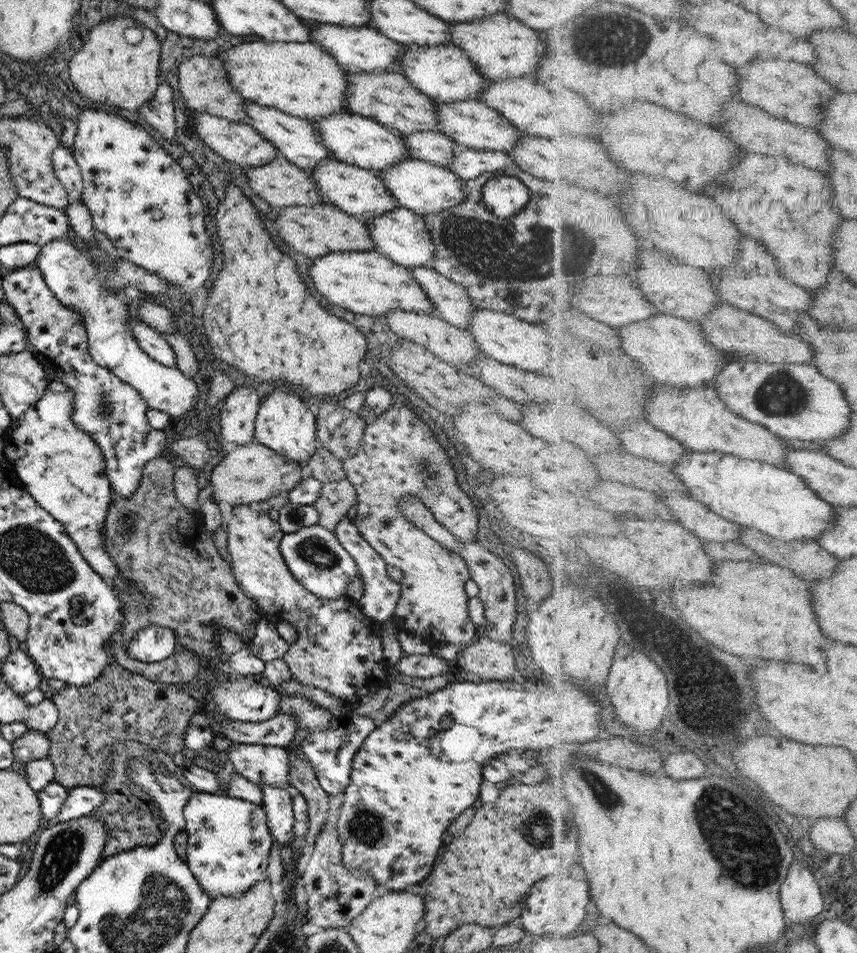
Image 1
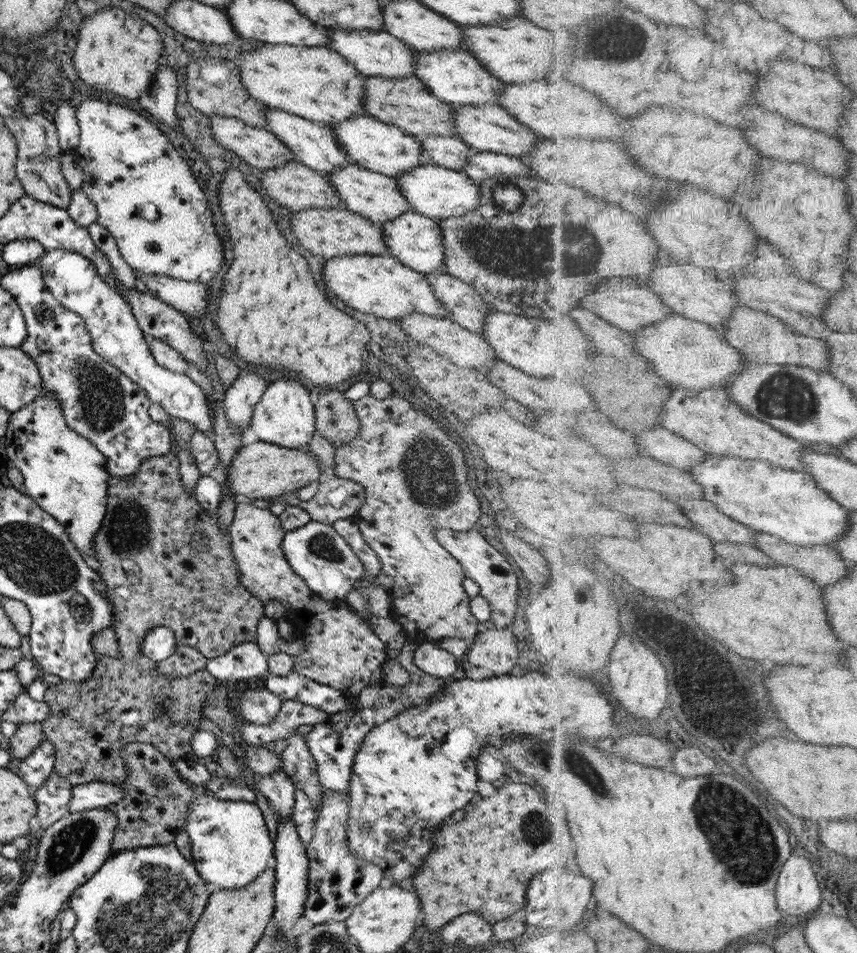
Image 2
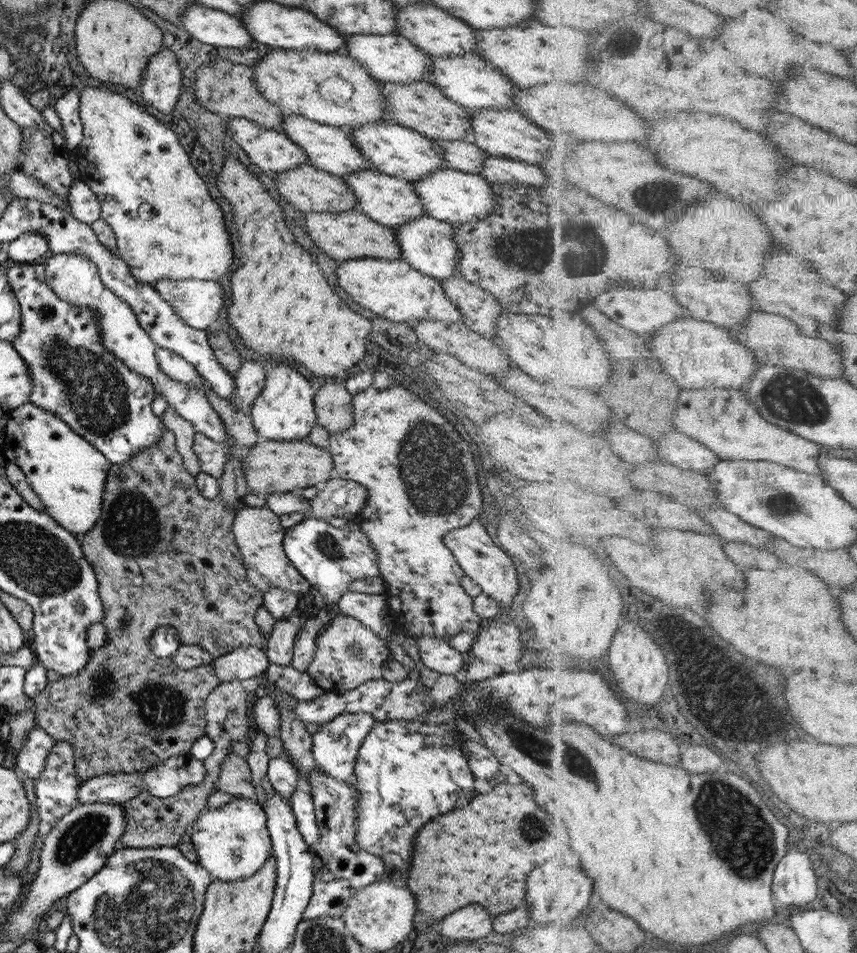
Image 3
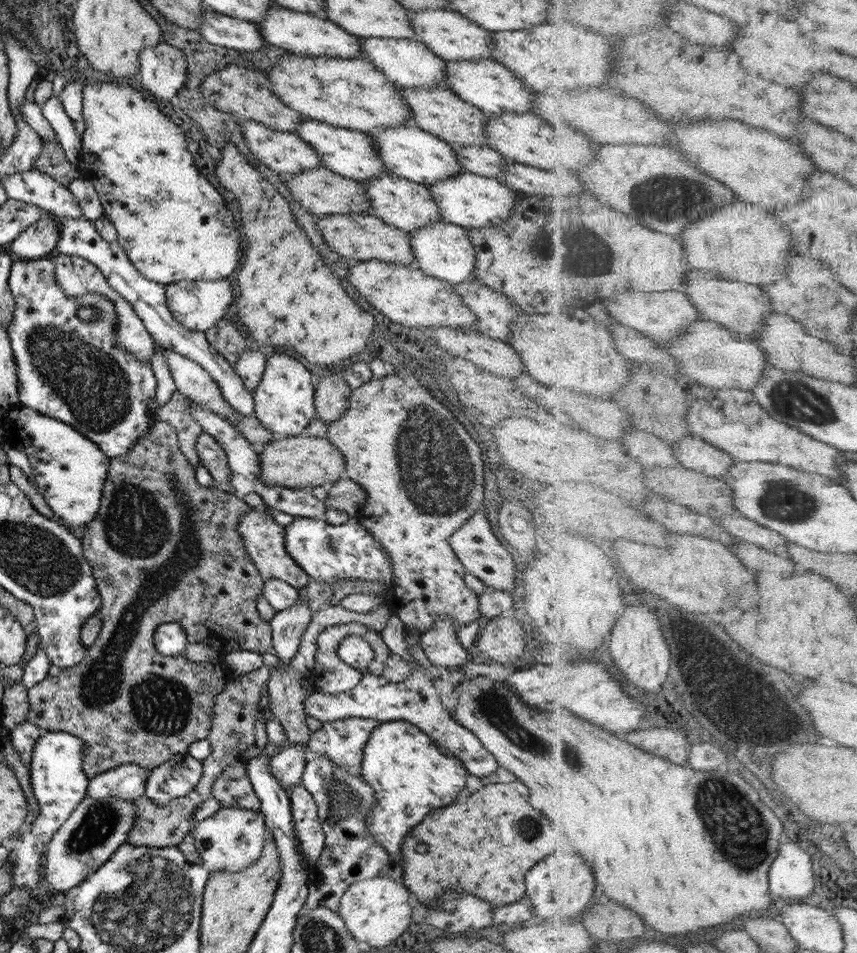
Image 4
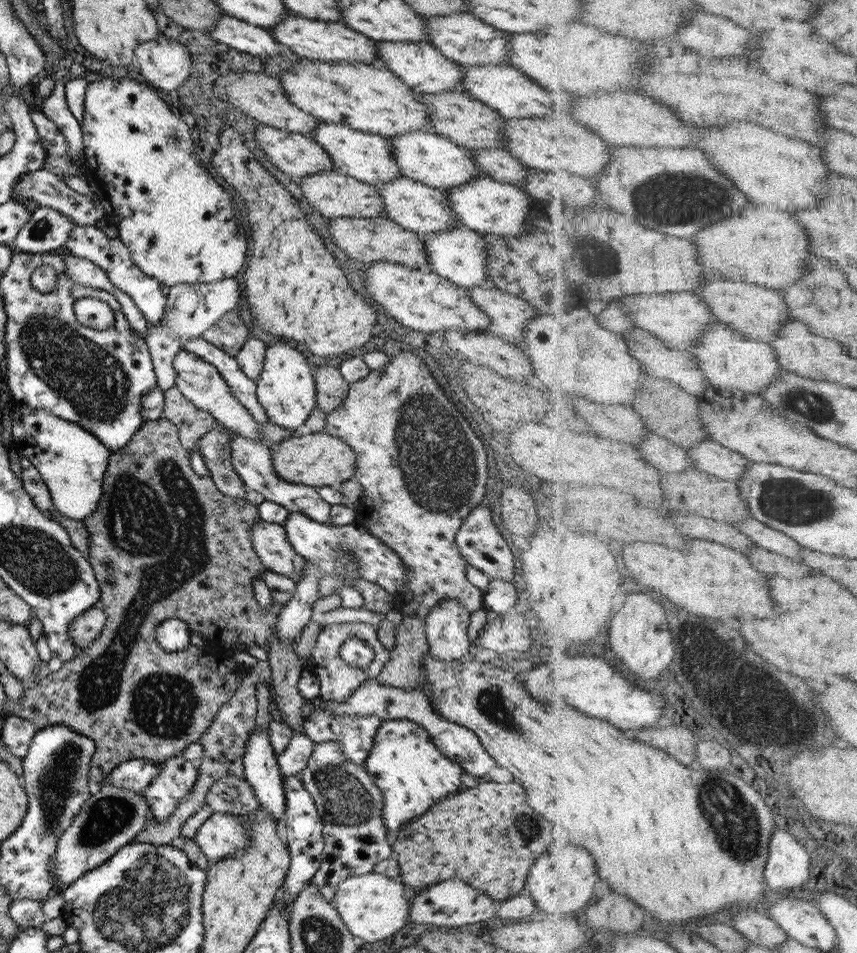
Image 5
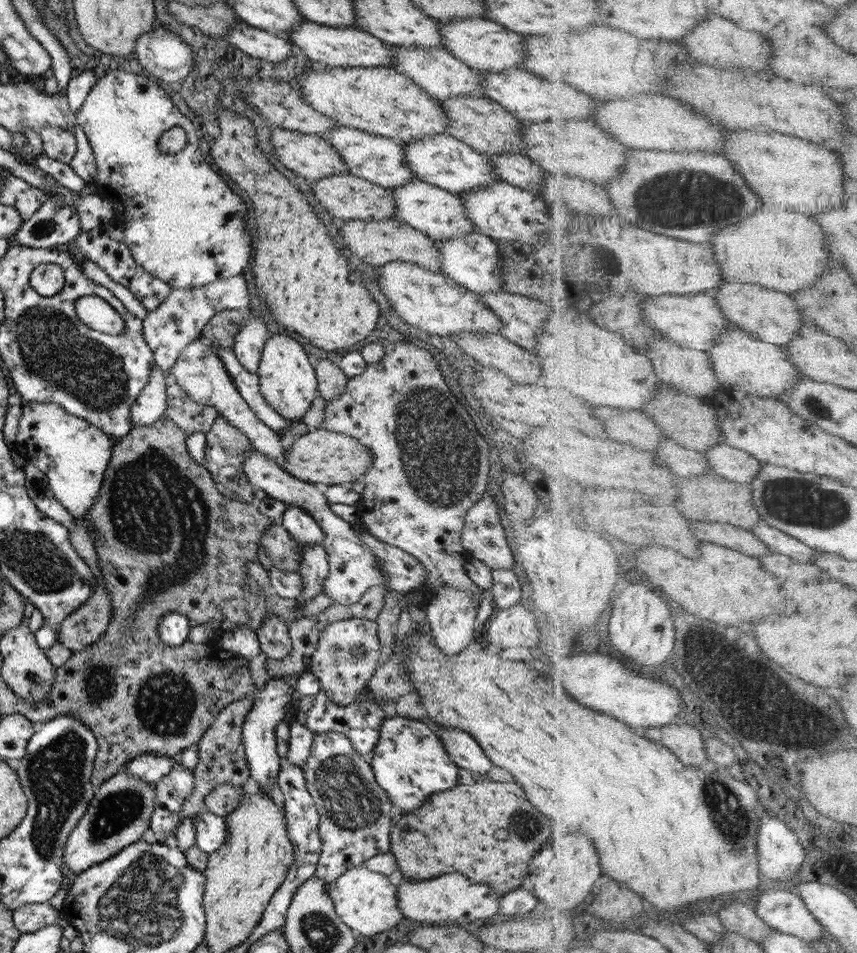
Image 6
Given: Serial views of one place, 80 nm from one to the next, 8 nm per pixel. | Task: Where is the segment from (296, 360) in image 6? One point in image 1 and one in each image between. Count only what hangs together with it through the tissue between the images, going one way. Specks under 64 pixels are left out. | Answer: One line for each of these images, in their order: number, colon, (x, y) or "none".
1: (283, 423)
2: (284, 415)
3: (284, 411)
4: (283, 402)
5: (285, 389)

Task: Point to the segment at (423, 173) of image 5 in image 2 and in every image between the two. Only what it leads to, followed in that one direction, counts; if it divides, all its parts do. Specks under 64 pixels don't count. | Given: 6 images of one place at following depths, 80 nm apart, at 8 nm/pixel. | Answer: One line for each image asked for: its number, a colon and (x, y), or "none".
2: (377, 147)
3: (396, 151)
4: (405, 151)

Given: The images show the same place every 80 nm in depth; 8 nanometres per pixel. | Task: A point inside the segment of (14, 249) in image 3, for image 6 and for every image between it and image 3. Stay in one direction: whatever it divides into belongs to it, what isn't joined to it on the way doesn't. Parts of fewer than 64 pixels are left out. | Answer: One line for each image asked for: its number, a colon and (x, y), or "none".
4: (38, 240)
5: (47, 229)
6: (53, 225)

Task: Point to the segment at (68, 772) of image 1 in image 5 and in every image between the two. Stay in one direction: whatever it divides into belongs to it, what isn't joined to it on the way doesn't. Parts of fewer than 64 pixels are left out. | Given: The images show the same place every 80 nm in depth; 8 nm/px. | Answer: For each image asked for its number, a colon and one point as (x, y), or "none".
2: (164, 562)
3: (162, 554)
4: (162, 548)
5: (147, 549)

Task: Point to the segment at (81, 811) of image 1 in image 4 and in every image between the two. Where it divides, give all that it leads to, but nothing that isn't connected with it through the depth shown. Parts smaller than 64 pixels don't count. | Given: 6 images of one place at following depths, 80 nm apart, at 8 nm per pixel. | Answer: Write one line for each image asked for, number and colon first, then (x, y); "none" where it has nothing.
2: (94, 794)
3: (115, 788)
4: (127, 781)

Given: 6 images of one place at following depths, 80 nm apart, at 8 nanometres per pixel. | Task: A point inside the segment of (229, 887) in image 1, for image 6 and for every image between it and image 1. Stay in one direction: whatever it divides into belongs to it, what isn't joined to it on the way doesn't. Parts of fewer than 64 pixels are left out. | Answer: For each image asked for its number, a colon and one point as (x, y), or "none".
2: (229, 842)
3: (231, 842)
4: (230, 839)
5: (221, 835)
6: (210, 831)

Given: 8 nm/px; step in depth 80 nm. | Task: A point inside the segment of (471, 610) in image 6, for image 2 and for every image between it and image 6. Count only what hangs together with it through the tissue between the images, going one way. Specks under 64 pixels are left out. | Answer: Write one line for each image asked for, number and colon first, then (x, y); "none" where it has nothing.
2: (428, 657)
3: (435, 653)
4: (440, 644)
5: (445, 627)

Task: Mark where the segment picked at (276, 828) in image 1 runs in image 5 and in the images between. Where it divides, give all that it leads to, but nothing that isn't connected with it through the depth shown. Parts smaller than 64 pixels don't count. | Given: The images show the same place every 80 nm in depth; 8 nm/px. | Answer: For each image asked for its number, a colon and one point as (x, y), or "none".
2: (276, 787)
3: (282, 774)
4: (286, 766)
5: (291, 760)

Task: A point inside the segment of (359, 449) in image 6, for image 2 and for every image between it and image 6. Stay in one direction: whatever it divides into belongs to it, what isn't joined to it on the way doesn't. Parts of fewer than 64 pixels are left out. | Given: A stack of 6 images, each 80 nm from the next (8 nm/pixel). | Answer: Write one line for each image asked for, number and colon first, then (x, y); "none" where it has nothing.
2: (259, 470)
3: (269, 467)
4: (302, 461)
5: (318, 459)

